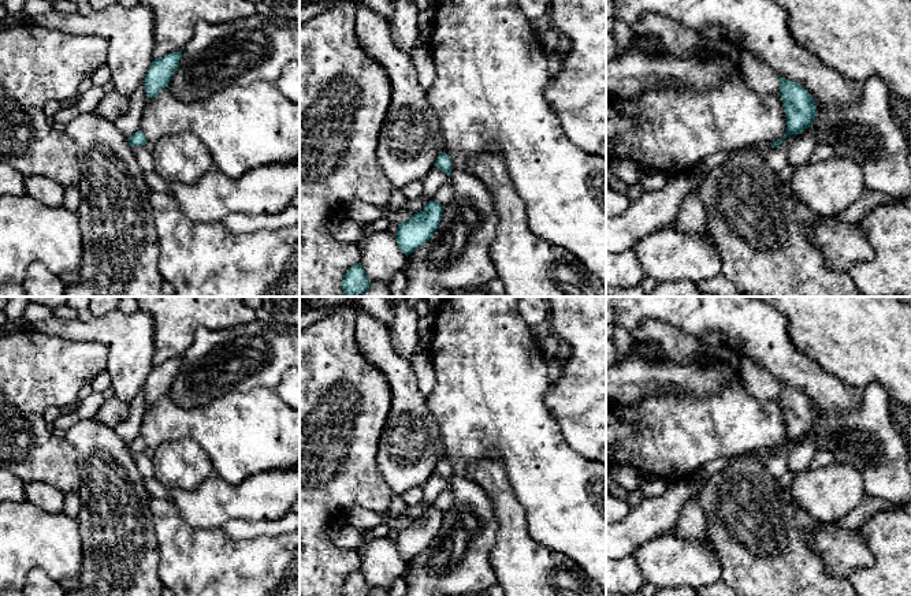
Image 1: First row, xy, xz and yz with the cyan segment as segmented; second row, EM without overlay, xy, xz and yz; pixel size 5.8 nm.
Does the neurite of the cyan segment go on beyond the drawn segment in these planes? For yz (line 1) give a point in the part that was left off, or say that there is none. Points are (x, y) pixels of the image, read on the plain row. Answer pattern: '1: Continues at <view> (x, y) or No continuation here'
1: No continuation here

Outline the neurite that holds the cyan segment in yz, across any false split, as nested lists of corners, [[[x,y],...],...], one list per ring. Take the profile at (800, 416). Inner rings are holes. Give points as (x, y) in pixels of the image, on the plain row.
[[[778,383],[778,387],[787,424],[787,437],[781,446],[770,450],[773,454],[778,454],[778,451],[792,440],[802,440],[814,429],[818,420],[814,405],[807,395],[782,383]]]

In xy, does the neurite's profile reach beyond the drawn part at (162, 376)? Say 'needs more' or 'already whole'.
already whole

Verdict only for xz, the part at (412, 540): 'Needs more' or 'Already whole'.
Already whole

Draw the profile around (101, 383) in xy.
[[[103,370],[93,381],[92,391],[97,394],[104,394],[111,387],[111,377],[108,370]]]

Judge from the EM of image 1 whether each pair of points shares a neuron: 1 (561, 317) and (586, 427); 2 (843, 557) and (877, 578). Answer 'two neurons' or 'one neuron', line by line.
1: one neuron
2: two neurons

